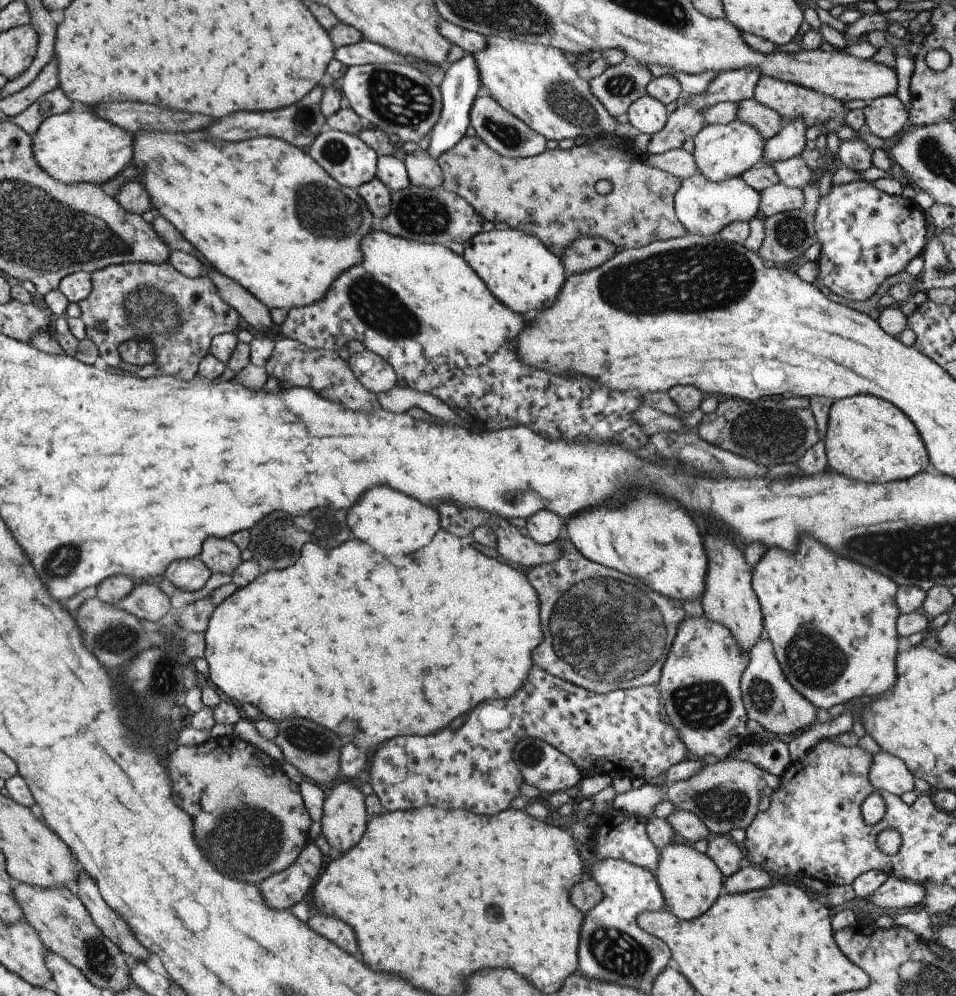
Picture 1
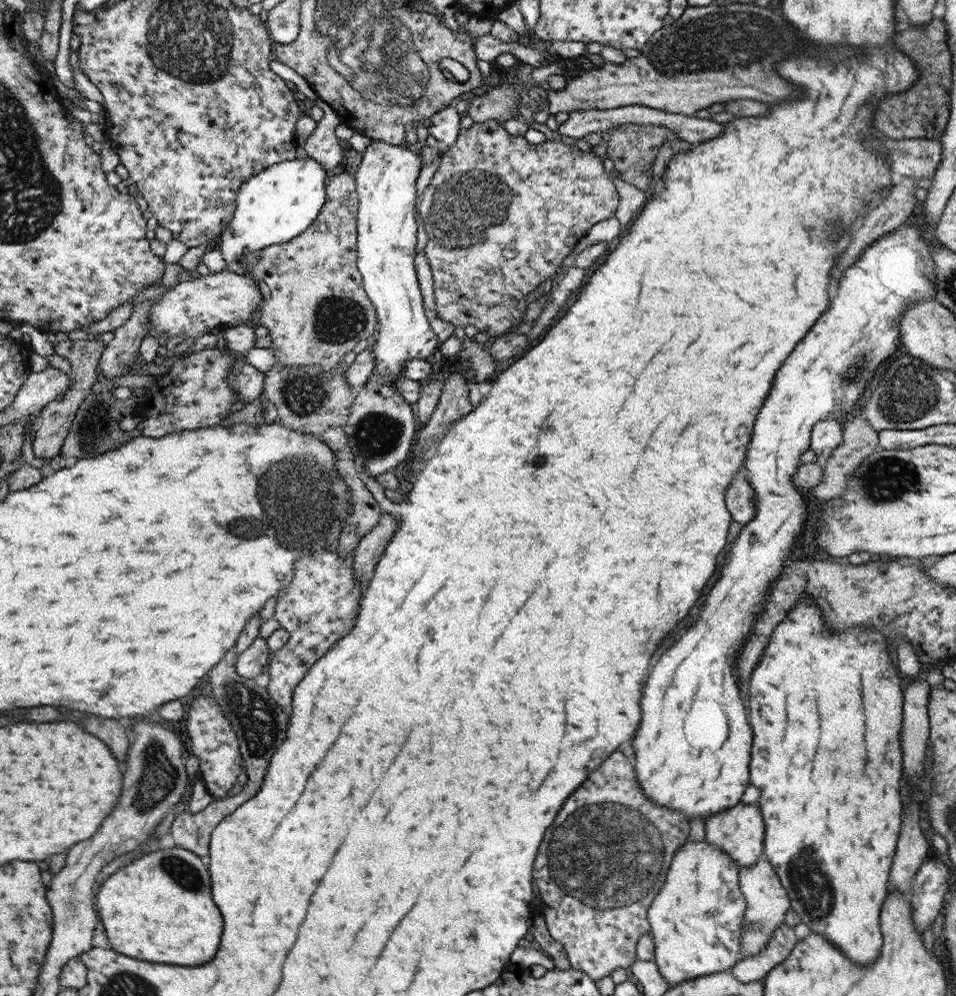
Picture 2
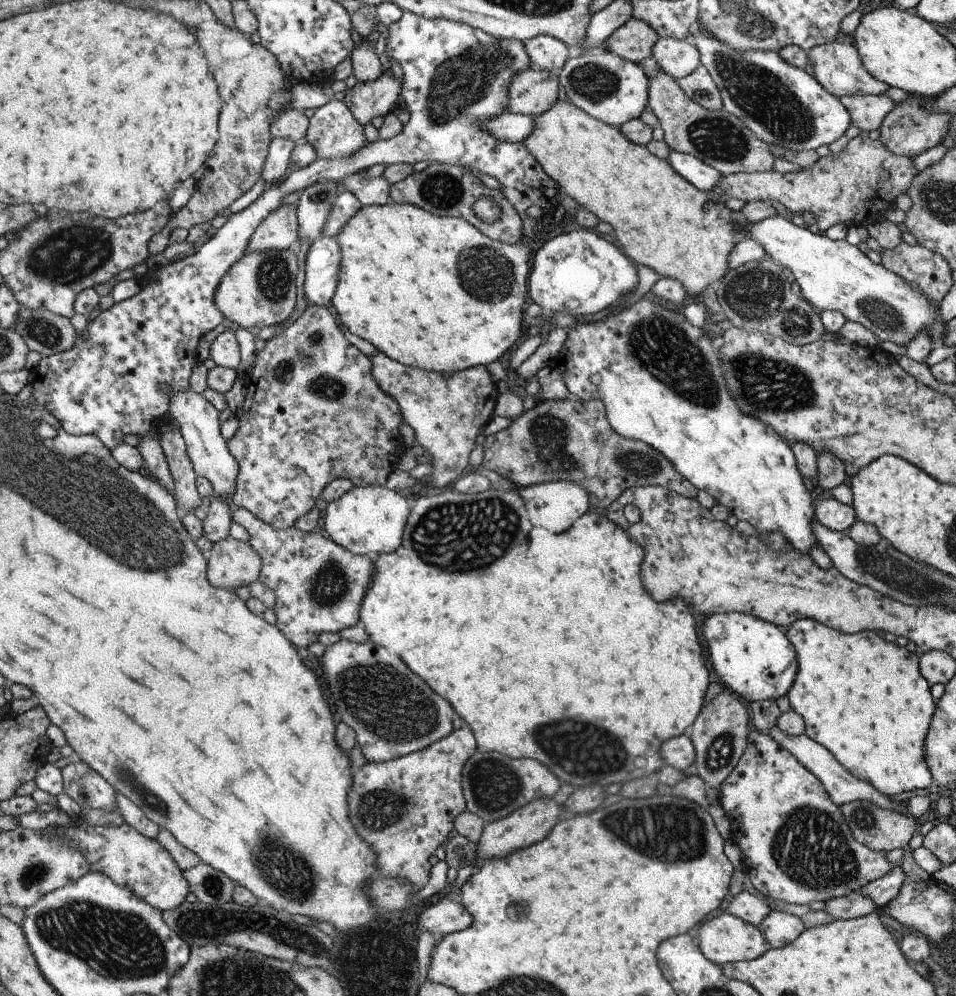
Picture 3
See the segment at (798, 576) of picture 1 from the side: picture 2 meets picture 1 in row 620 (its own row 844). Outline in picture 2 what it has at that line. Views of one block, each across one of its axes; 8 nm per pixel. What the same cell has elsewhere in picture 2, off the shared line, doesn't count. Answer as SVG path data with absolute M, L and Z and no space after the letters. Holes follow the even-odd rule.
M802 595L769 638L748 680L746 706L750 710L749 724L753 731L750 761L750 785L760 788L759 809L765 824L763 856L768 859L786 889L793 908L801 922L810 927L812 933L821 934L833 942L853 963L869 965L880 954L883 934L880 928L880 911L888 893L888 874L896 852L896 840L903 822L902 800L900 800L900 778L902 778L902 752L900 752L900 724L903 720L903 687L905 679L898 671L893 652L889 651L886 639L879 630L868 625L856 625L844 632L833 633L826 624L820 607L812 597ZM816 874L822 874L826 882L814 882Z

